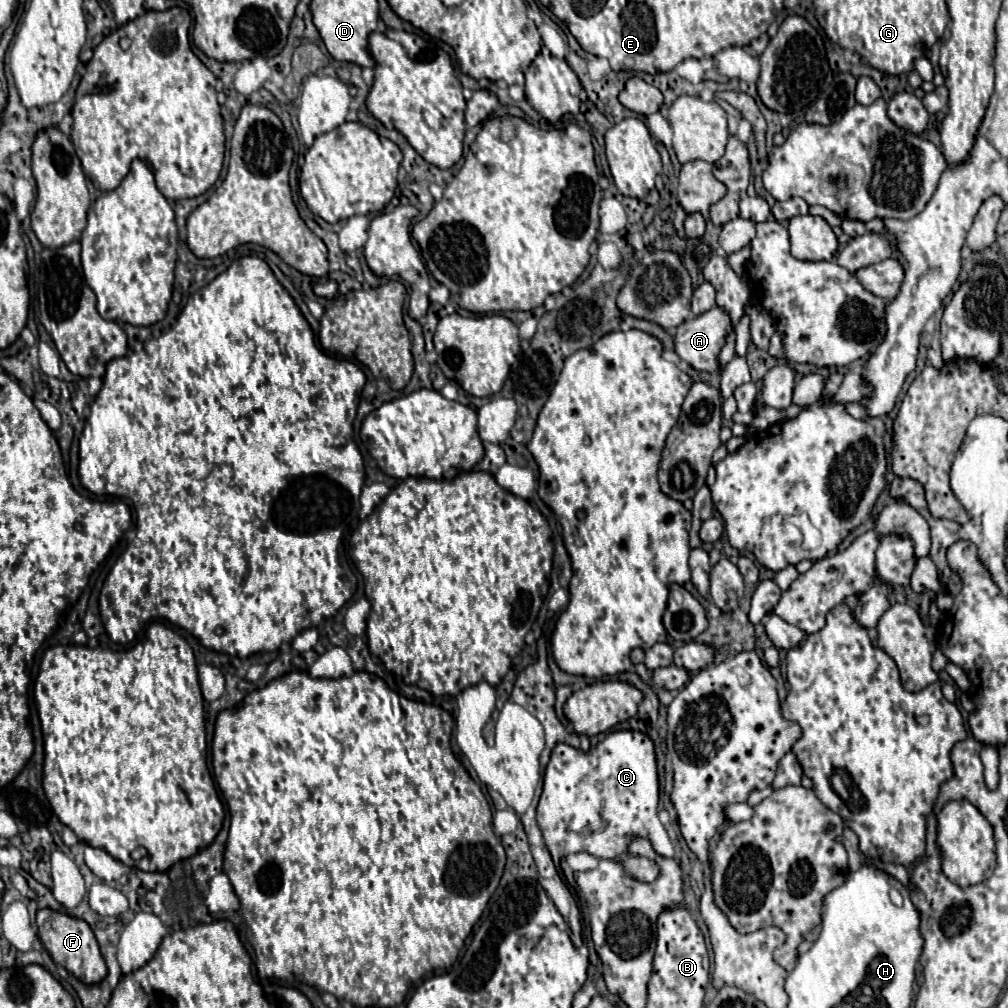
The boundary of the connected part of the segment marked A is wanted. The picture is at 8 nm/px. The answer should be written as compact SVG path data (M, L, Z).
M714 306L680 324L674 334L676 354L692 368L712 374L716 372L716 356L720 354L728 332L732 332L728 314L724 308Z

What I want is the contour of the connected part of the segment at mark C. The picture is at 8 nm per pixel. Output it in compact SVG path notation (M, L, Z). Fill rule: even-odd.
M614 730L606 734L606 738L600 740L588 752L576 750L562 742L554 746L554 750L550 752L550 762L544 770L544 790L536 808L536 820L542 830L546 848L556 864L560 862L562 856L584 852L578 850L576 840L634 840L638 836L648 838L660 856L672 858L674 846L666 834L666 828L658 820L658 796L660 788L658 788L654 742L650 740L648 734L638 730Z

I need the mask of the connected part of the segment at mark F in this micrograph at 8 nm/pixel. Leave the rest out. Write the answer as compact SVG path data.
M44 908L36 914L36 926L38 926L40 942L44 944L46 952L52 956L52 960L58 966L64 966L70 974L74 974L80 982L84 982L88 986L100 984L106 978L106 974L108 974L106 962L100 954L100 948L98 948L98 942L94 938L92 928L84 920L78 920L78 918L68 916L68 914L54 912L50 908Z

